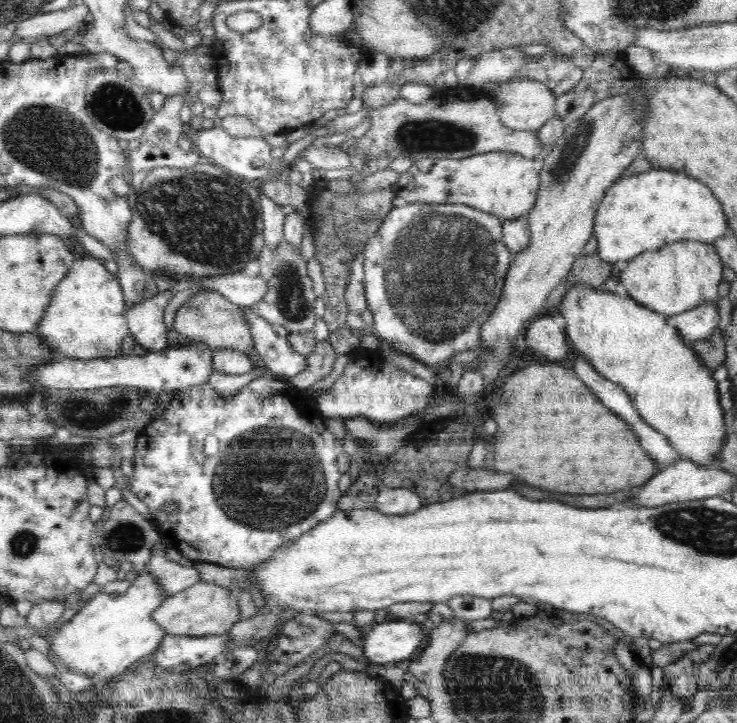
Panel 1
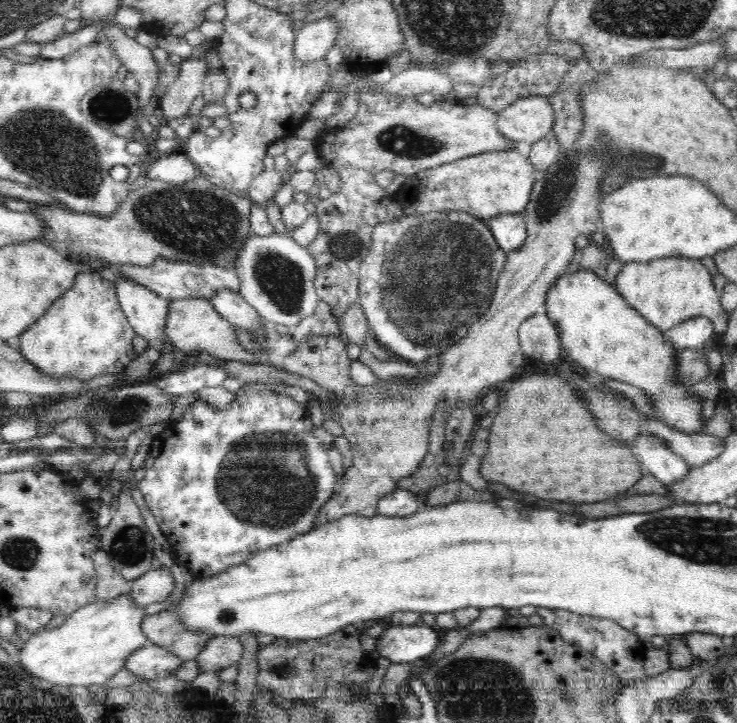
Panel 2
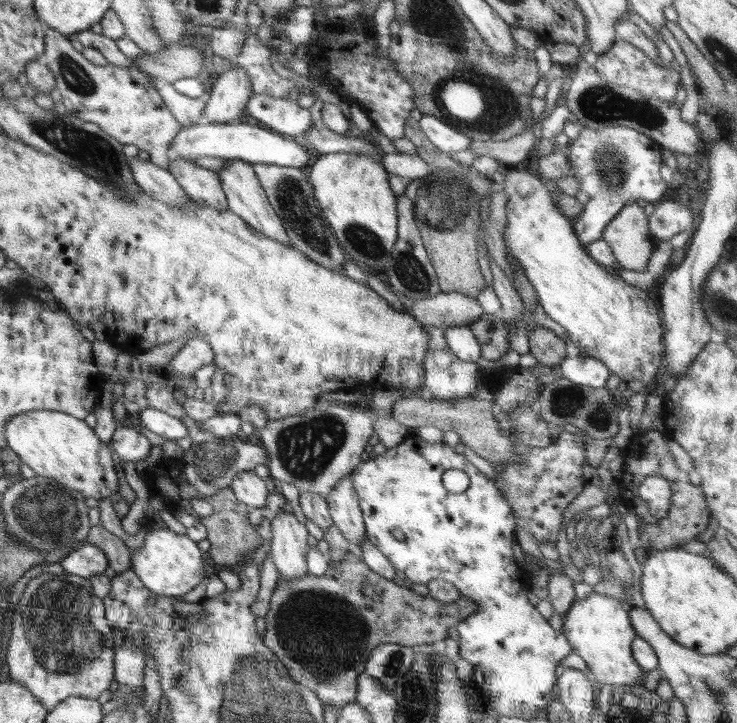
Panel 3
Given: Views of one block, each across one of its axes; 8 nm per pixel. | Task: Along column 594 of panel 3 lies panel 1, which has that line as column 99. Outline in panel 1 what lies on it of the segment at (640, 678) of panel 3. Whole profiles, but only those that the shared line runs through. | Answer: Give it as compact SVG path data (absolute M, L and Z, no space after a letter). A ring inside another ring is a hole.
M146 572L116 593L98 593L64 623L56 635L46 637L50 643L50 654L54 654L54 658L63 664L56 668L65 668L90 679L113 681L152 655L166 633L151 619L151 614L168 598L163 596L163 590L155 580Z

